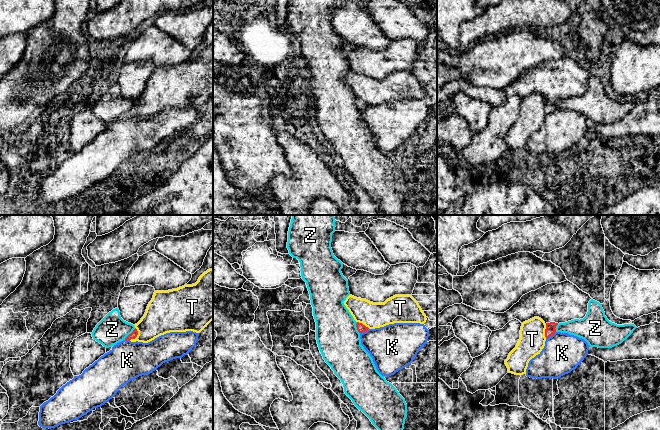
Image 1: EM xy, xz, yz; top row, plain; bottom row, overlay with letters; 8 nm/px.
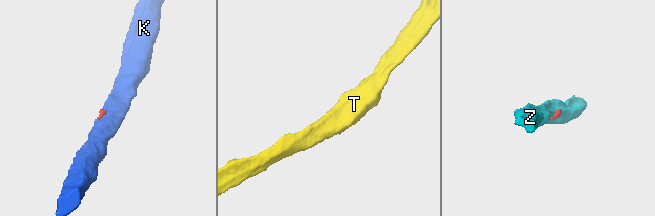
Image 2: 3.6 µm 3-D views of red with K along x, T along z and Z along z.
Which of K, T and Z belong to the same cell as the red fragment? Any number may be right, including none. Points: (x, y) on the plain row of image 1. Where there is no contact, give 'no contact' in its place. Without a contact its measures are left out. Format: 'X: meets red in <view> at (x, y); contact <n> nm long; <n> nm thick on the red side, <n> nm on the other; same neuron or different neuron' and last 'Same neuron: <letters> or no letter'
K: meets red in yz at (550, 111); contact 100 nm long; 80 nm thick on the red side, 320 nm on the other; different neuron
T: meets red in xy at (137, 110); contact 120 nm long; 60 nm thick on the red side, 280 nm on the other; different neuron
Z: meets red in xy at (129, 110); contact 130 nm long; 60 nm thick on the red side, 240 nm on the other; different neuron
Same neuron: no letter

